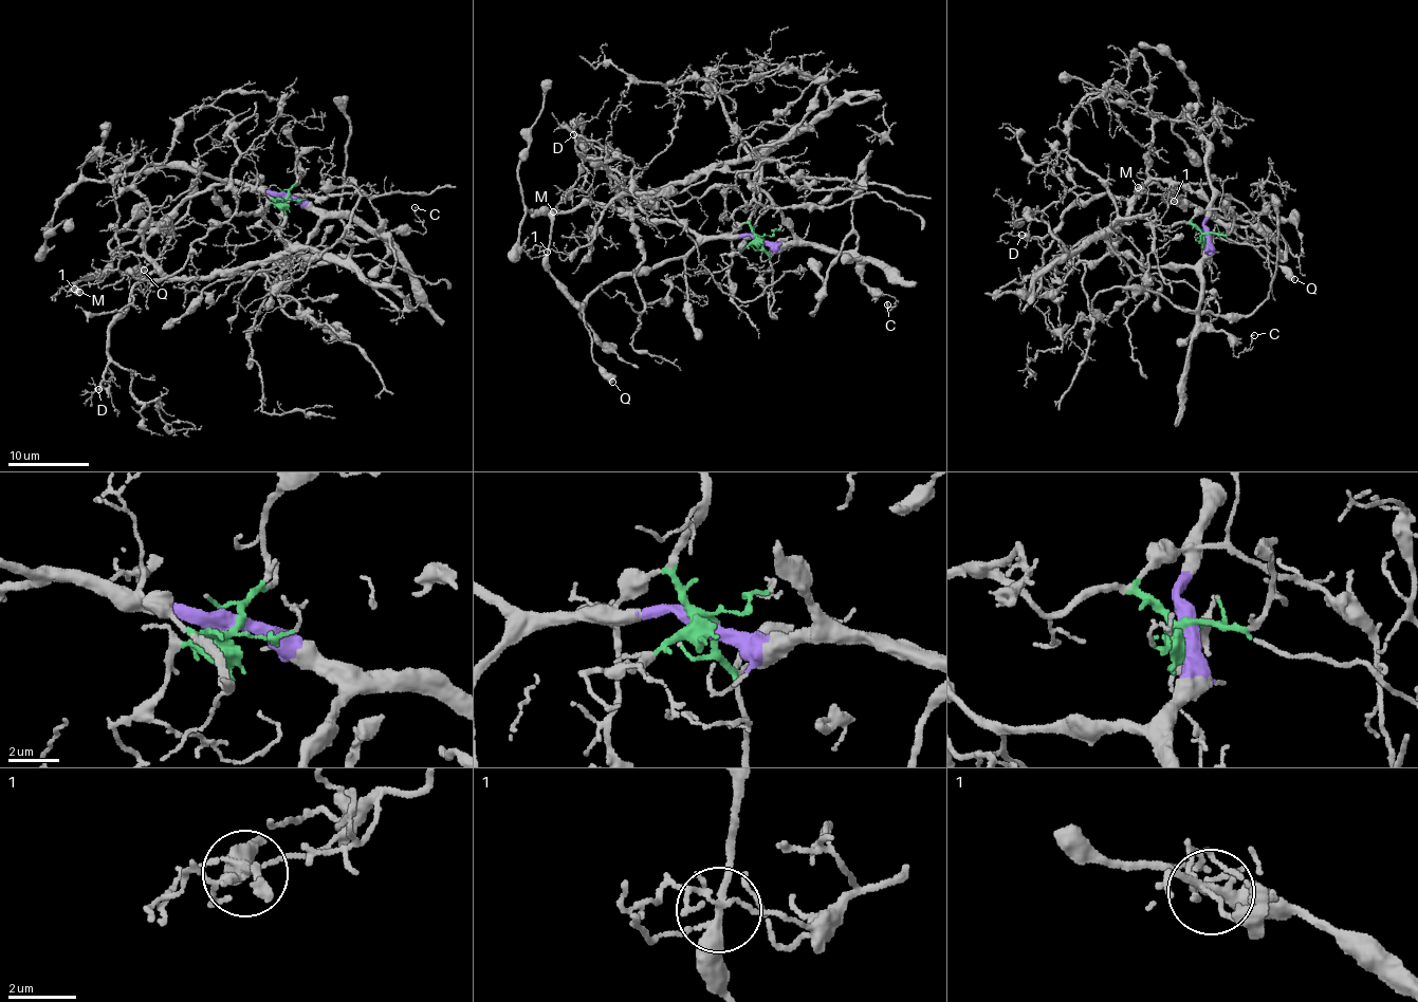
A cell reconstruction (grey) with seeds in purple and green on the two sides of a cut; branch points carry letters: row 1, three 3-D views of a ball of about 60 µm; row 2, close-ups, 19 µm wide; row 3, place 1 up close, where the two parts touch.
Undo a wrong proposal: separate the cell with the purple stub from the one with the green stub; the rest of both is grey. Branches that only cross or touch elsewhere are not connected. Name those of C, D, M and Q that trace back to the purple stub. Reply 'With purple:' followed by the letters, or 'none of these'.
With purple: C, M, Q

